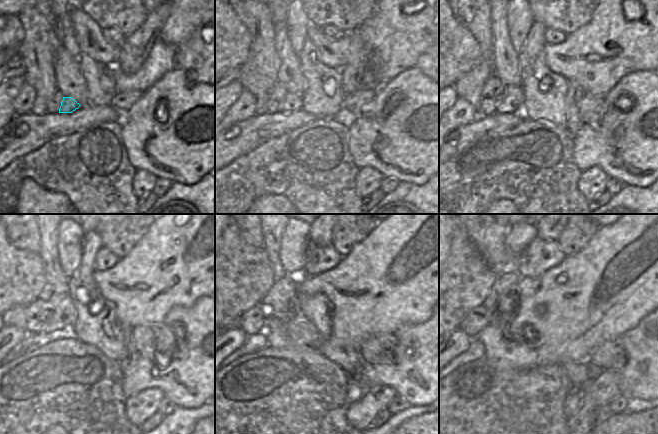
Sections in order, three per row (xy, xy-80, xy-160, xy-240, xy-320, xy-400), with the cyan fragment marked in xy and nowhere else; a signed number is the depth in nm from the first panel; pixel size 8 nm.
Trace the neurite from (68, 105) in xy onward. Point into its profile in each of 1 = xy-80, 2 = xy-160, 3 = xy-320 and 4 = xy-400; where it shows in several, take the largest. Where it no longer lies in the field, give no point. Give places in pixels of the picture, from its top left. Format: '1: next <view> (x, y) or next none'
1: next xy-80 (292, 102)
2: next xy-160 (512, 101)
3: next xy-320 (282, 301)
4: next xy-400 (504, 293)

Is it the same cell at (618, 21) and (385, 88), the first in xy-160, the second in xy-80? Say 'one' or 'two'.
two

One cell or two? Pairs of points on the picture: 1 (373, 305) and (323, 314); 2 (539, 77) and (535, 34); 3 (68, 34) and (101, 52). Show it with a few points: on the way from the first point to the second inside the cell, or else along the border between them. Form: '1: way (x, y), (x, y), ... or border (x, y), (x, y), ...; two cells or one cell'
1: border (318, 293), (331, 304), (331, 333), (328, 336); two cells
2: way (536, 66), (535, 45); one cell
3: border (69, 15), (74, 30), (74, 37), (81, 52); two cells

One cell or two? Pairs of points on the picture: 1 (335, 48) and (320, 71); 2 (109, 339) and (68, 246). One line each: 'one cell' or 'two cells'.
1: two cells
2: two cells

